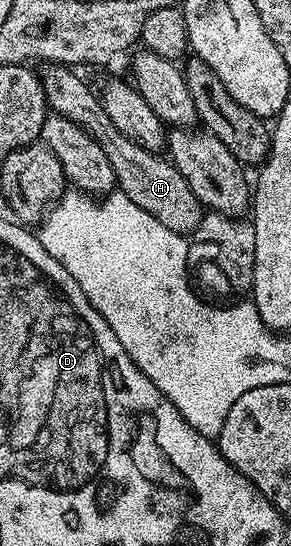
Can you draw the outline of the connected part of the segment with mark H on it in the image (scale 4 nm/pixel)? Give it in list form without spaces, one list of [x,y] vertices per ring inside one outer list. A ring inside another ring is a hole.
[[[46,62],[42,67],[44,68],[40,68],[39,74],[48,110],[52,114],[75,121],[90,137],[99,141],[117,178],[116,190],[131,197],[131,201],[135,201],[139,209],[147,209],[147,213],[151,213],[155,221],[167,225],[167,229],[184,236],[196,231],[203,208],[199,197],[191,193],[191,185],[183,181],[183,173],[179,173],[179,169],[175,169],[175,165],[164,154],[143,149],[143,145],[135,145],[135,141],[123,137],[123,133],[119,133],[119,129],[111,125],[111,117],[107,117],[95,91],[73,72],[76,70],[72,66]]]

